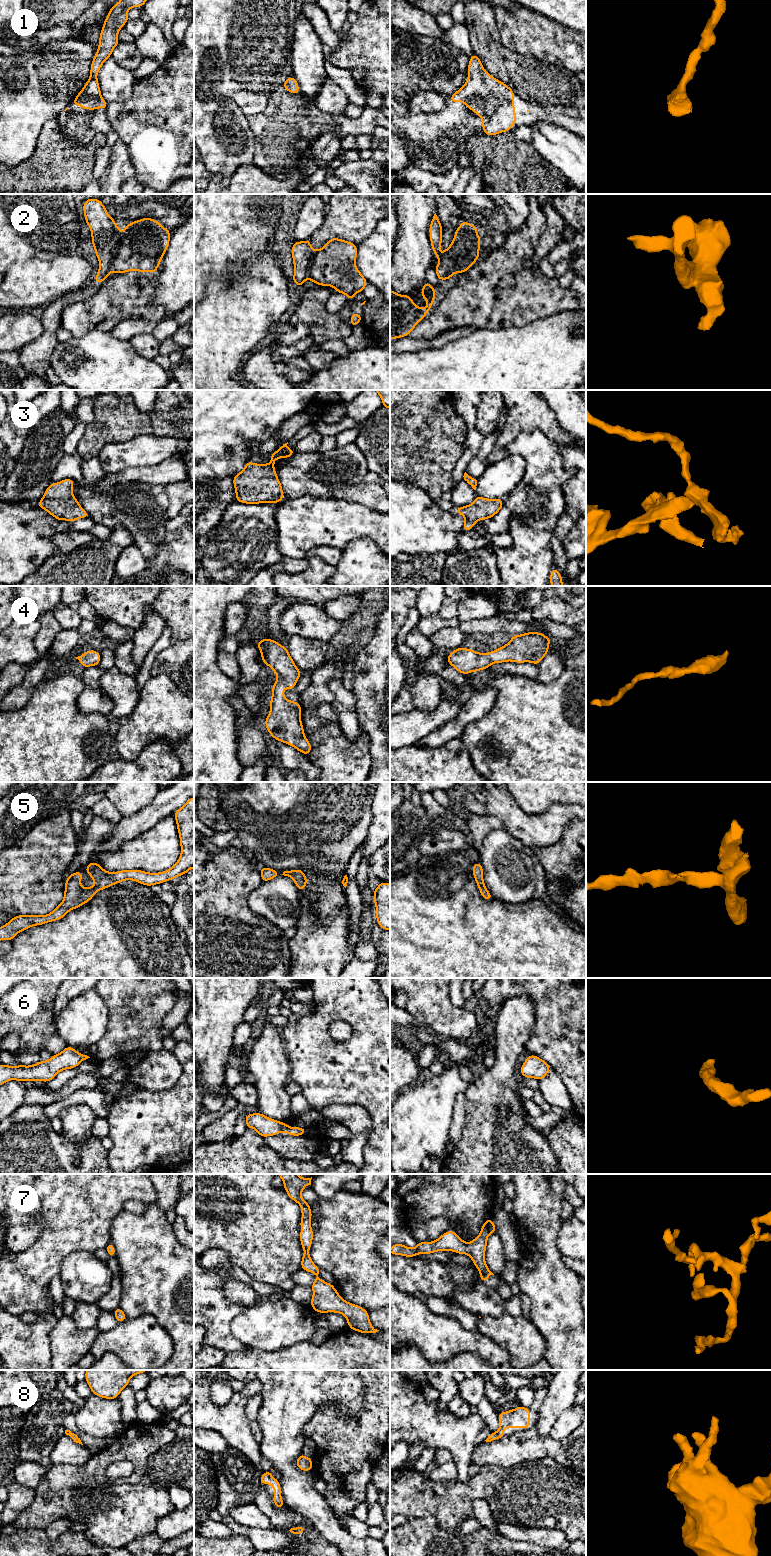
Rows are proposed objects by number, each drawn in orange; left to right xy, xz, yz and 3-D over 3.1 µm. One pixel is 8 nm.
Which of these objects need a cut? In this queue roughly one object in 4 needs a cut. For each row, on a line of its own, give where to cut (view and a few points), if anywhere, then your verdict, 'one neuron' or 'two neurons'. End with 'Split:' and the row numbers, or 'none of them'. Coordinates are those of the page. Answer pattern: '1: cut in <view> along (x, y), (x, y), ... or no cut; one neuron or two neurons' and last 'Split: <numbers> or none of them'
1: no cut; one neuron
2: cut in xy along (120, 234), (118, 237), (118, 249), (111, 263), (111, 270); two neurons
3: no cut; one neuron
4: no cut; one neuron
5: no cut; one neuron
6: no cut; one neuron
7: no cut; one neuron
8: no cut; one neuron
Split: 2

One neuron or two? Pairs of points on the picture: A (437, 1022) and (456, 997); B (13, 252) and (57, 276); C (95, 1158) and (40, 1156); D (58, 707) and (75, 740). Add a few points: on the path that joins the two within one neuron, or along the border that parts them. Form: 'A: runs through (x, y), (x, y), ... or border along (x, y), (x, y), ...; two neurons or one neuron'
A: border along (449, 988), (451, 1002), (461, 1006); two neurons
B: border along (50, 259), (17, 260), (10, 265); two neurons
C: runs through (81, 1156), (54, 1156); one neuron
D: runs through (58, 715), (58, 723), (67, 732); one neuron

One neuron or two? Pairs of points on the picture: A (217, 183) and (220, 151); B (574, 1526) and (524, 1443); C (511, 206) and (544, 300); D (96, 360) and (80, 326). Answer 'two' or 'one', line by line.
A: two
B: two
C: two
D: two

